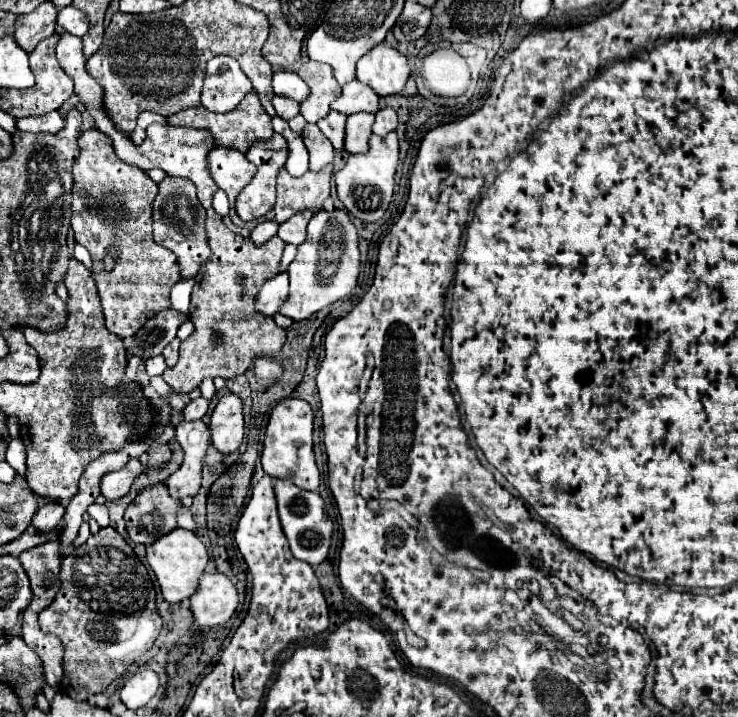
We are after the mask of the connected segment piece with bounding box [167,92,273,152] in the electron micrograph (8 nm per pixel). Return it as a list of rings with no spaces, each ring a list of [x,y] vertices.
[[[249,92],[249,96],[245,96],[241,100],[241,104],[225,114],[213,114],[203,106],[197,108],[189,108],[185,112],[177,112],[173,116],[167,118],[167,122],[171,126],[189,126],[189,128],[201,128],[211,132],[215,144],[227,146],[227,148],[237,148],[241,152],[245,152],[245,148],[249,148],[249,144],[253,144],[253,140],[265,140],[269,136],[273,136],[273,126],[271,126],[271,116],[265,112],[265,108],[261,106],[259,98],[255,92]]]

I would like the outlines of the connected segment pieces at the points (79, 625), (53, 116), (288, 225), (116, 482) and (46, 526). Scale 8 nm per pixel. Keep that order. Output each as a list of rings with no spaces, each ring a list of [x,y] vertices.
[[[113,526],[91,534],[83,546],[65,556],[61,568],[61,592],[39,614],[39,626],[45,634],[55,634],[63,644],[65,660],[59,690],[73,700],[87,700],[97,692],[105,692],[111,682],[119,680],[127,668],[153,646],[161,632],[161,616],[155,608],[155,588],[143,562]]]
[[[53,110],[49,114],[41,114],[41,116],[27,116],[27,118],[21,118],[17,120],[17,128],[23,130],[23,132],[59,132],[65,124],[65,118],[59,110]]]
[[[297,212],[295,216],[291,216],[287,222],[283,222],[283,224],[279,226],[277,236],[279,236],[283,242],[289,242],[289,244],[299,246],[299,244],[305,240],[307,222],[311,220],[311,216],[313,216],[313,212]]]
[[[137,458],[129,460],[121,470],[115,470],[115,472],[107,472],[103,478],[101,478],[101,494],[105,496],[105,500],[119,500],[123,498],[135,476],[139,476],[143,472],[143,466]]]
[[[49,502],[37,510],[37,514],[33,516],[33,526],[39,532],[49,532],[63,522],[63,516],[65,516],[65,504]]]

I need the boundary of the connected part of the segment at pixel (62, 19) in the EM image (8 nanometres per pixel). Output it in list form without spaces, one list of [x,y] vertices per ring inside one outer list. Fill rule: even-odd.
[[[67,6],[67,8],[59,10],[57,26],[59,26],[59,30],[63,30],[63,32],[69,32],[69,34],[73,34],[73,36],[83,38],[83,36],[87,34],[89,20],[87,20],[85,12],[81,12],[79,8],[75,8],[75,6]]]

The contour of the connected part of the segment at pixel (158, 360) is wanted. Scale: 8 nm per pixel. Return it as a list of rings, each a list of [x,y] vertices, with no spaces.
[[[153,356],[153,358],[145,360],[145,366],[147,366],[147,372],[149,372],[151,376],[155,376],[155,374],[163,374],[163,370],[167,368],[163,356]]]

